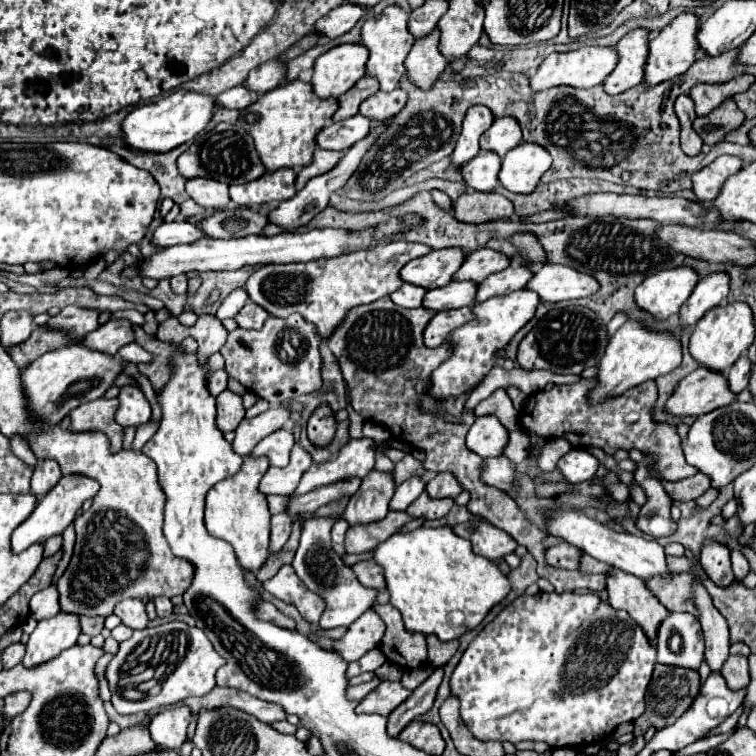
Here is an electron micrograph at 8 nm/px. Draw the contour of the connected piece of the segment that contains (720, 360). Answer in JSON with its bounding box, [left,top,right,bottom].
[688,303,754,373]

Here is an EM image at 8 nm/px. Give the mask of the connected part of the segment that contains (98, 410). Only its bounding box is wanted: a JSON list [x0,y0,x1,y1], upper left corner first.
[70,399,124,453]

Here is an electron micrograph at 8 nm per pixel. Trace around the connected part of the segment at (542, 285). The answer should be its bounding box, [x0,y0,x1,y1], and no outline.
[526,265,598,303]

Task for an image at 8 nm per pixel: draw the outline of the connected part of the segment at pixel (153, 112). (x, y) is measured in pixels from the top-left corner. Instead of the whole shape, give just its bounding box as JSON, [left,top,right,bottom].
[122,91,216,153]

